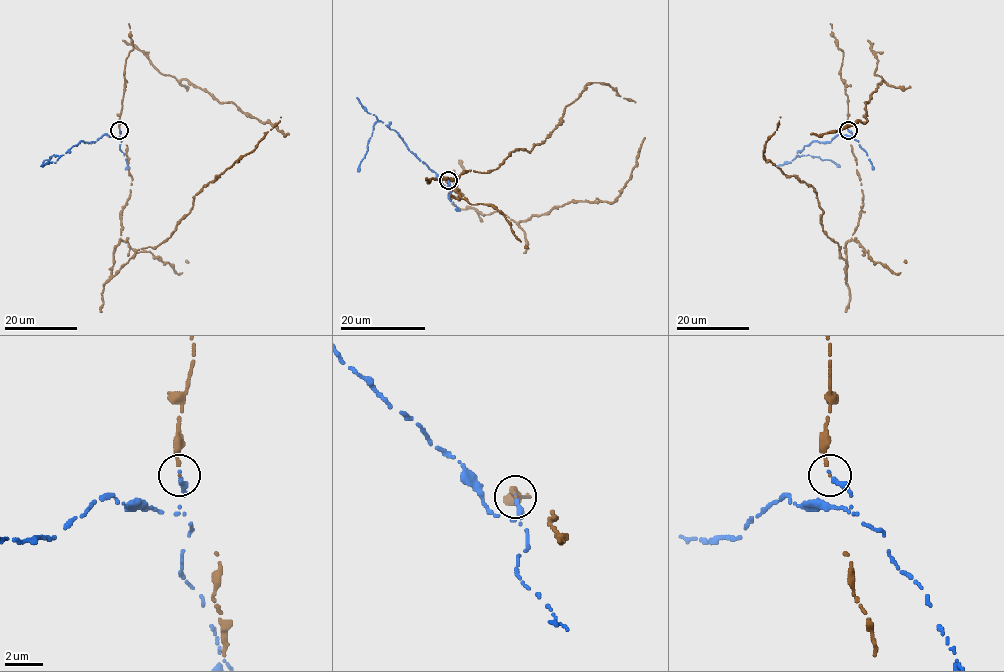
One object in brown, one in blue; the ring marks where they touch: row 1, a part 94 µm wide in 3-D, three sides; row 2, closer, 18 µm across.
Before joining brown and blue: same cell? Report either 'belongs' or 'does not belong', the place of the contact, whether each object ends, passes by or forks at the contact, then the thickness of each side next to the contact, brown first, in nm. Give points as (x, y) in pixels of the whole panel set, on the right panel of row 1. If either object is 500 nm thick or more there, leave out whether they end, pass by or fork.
does not belong | (848, 130) | brown ends | blue ends | 170/220 nm

